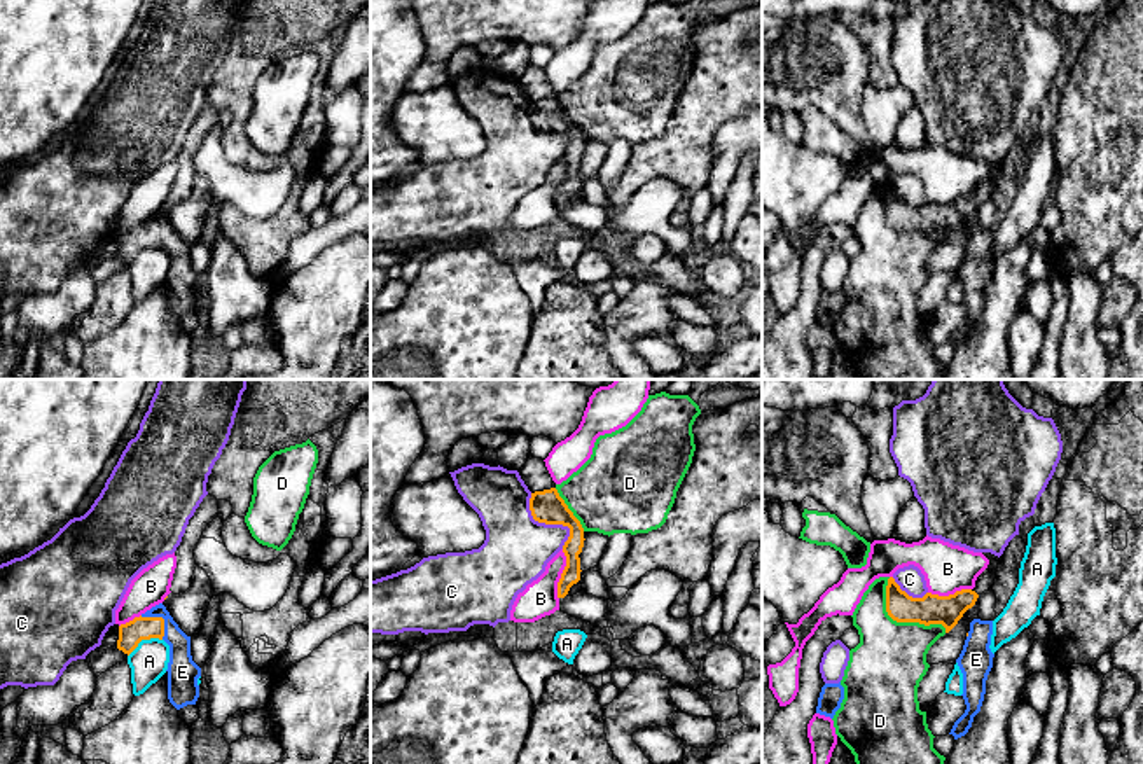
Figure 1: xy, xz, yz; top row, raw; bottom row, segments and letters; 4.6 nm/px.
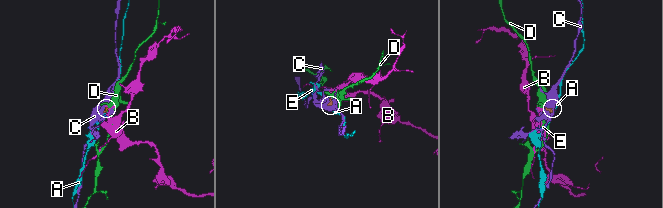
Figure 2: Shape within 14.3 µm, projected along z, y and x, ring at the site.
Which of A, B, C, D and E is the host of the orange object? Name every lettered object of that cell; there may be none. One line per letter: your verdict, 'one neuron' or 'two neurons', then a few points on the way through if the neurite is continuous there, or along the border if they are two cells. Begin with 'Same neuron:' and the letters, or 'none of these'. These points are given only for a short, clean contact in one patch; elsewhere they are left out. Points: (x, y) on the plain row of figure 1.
Same neuron: E
A: two neurons | along xy (161, 247), (144, 247), (128, 264)
B: two neurons
C: two neurons
D: two neurons | along yz (886, 187), (886, 221), (893, 228), (941, 233), (946, 240)
E: one neuron | across xy (140, 236), (161, 226), (179, 250), (180, 277)

